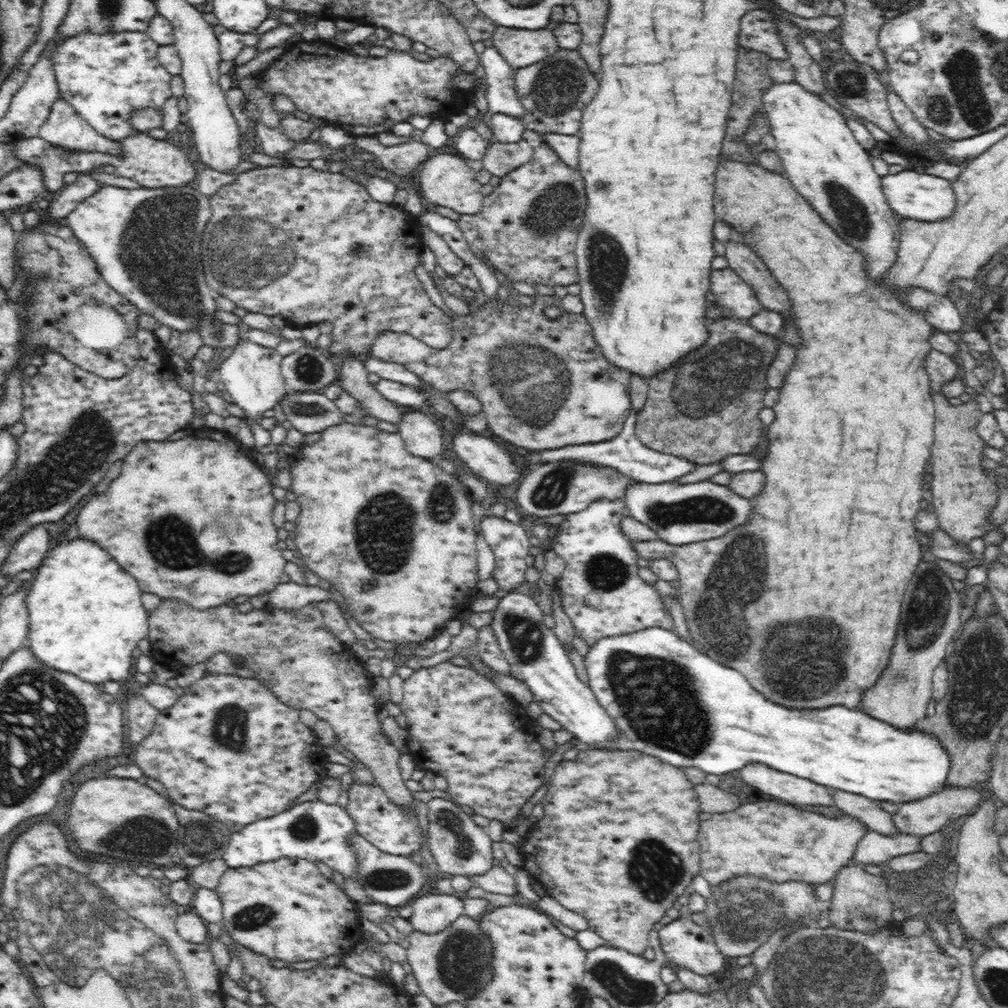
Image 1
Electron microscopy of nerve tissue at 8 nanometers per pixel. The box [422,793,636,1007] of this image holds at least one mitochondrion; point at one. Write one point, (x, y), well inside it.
(462, 967)

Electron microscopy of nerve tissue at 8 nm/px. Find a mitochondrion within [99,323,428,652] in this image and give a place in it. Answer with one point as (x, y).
(168, 537)

